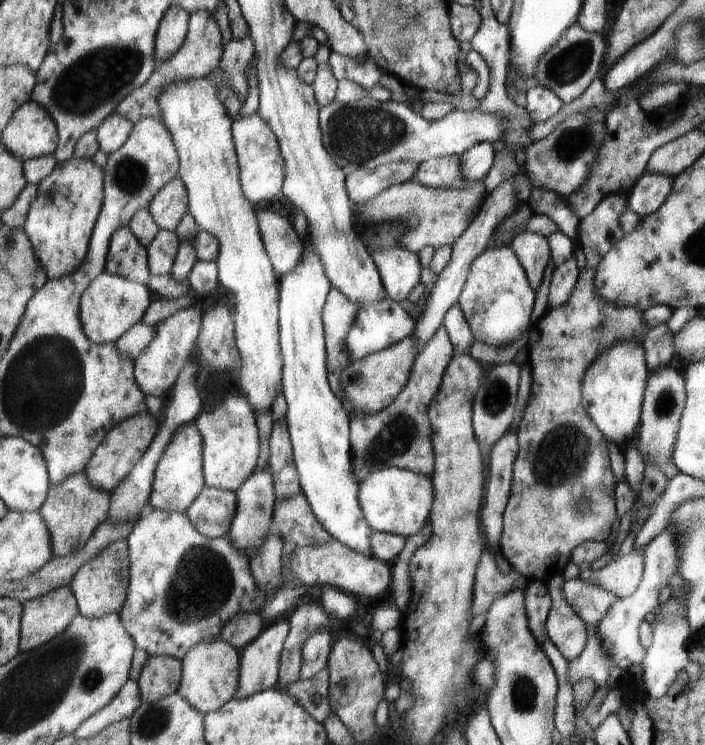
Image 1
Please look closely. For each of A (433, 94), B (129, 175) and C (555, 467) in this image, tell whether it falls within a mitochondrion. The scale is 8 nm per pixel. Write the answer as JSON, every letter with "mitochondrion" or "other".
{"A":"other","B":"mitochondrion","C":"mitochondrion"}

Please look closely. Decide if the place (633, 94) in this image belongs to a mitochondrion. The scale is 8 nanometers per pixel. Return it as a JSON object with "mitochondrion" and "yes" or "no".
{"mitochondrion":"no"}

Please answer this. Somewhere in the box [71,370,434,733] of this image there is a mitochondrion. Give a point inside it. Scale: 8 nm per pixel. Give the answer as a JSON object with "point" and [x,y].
{"point":[202,574]}

